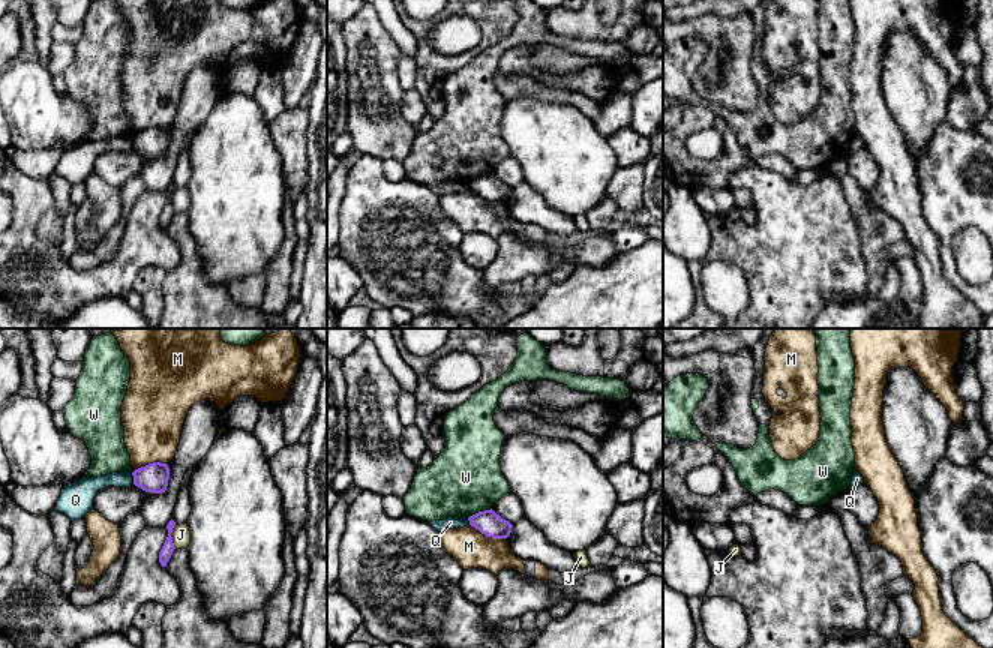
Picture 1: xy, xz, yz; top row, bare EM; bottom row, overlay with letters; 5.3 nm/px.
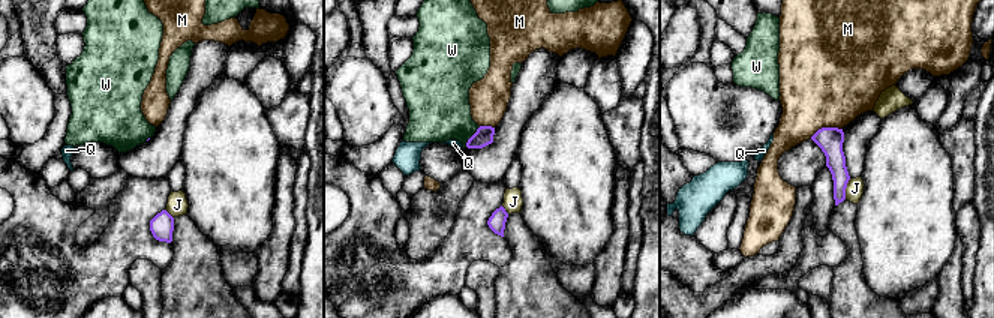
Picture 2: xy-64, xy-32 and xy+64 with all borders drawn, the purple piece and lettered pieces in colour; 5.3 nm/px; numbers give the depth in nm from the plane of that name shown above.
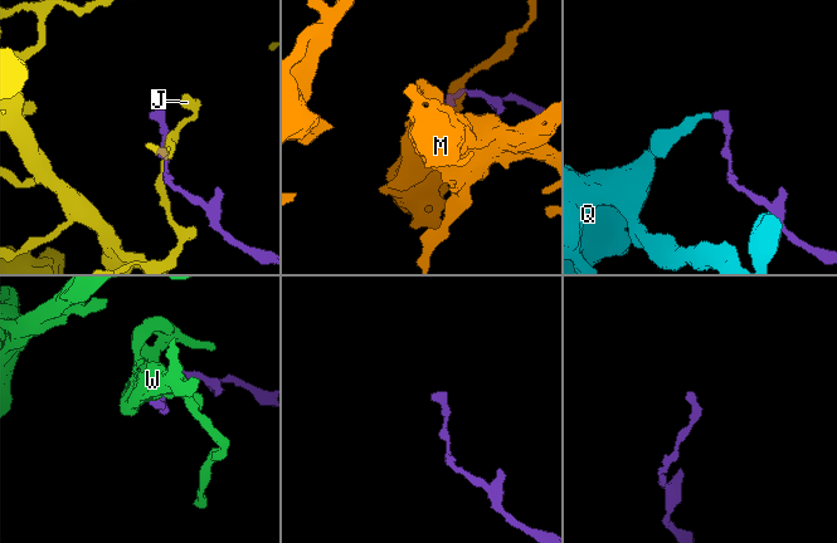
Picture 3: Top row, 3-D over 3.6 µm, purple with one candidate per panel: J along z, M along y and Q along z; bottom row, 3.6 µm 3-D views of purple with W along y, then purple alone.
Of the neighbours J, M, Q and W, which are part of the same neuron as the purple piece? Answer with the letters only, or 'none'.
none

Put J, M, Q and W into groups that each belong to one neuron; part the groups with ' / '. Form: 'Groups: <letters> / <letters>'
Groups: J / M / Q / W

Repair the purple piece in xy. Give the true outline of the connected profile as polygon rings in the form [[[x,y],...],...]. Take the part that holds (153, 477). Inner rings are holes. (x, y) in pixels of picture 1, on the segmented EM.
[[[153,462],[132,472],[134,484],[146,492],[162,494],[166,490],[170,468],[166,464]]]

